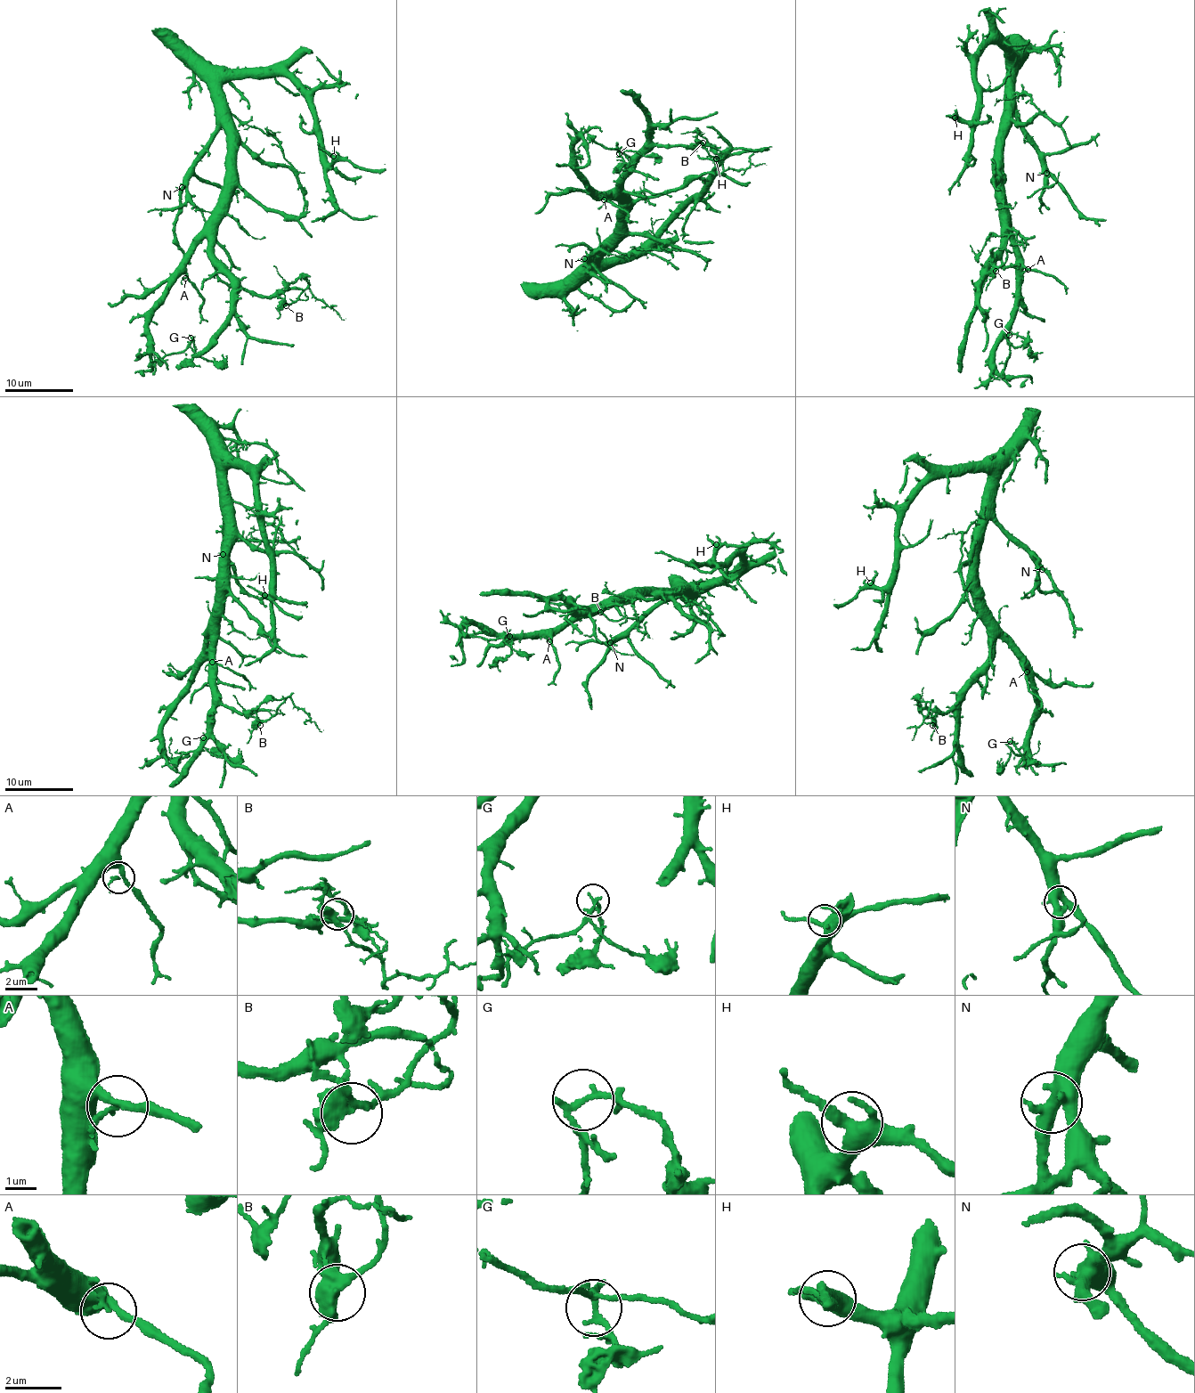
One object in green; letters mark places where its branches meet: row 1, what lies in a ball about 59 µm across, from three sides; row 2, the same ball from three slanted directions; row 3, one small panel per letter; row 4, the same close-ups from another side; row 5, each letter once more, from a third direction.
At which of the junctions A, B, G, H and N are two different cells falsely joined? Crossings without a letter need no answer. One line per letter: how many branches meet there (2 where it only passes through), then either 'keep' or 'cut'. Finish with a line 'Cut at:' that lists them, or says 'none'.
A: branches 3; keep
B: branches 4; keep
G: branches 2; keep
H: branches 4; keep
N: branches 4; keep
Cut at: none

